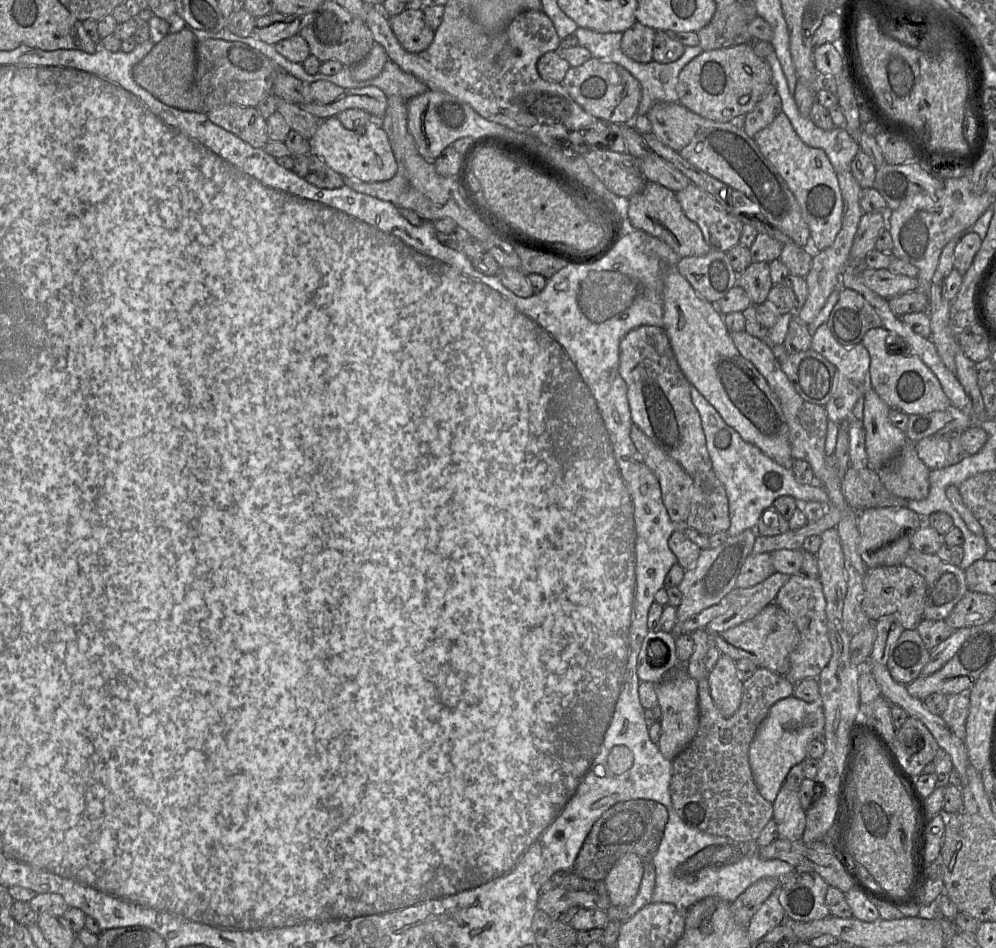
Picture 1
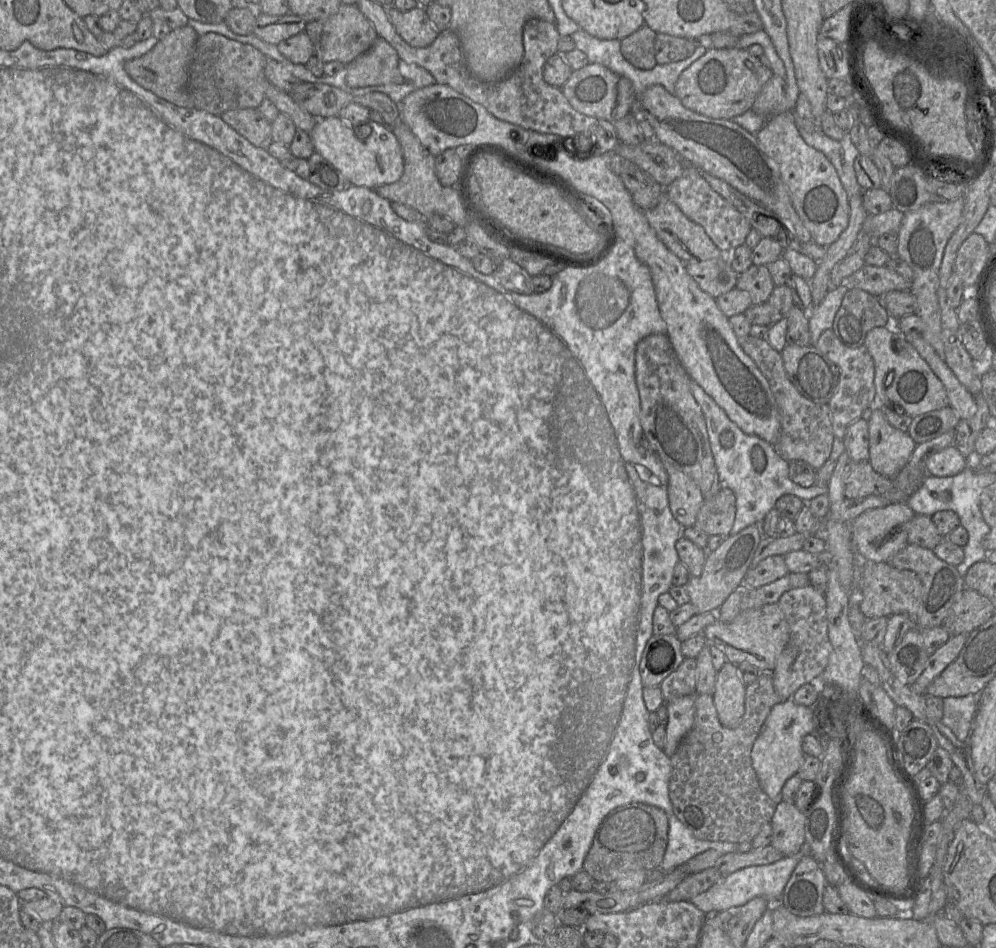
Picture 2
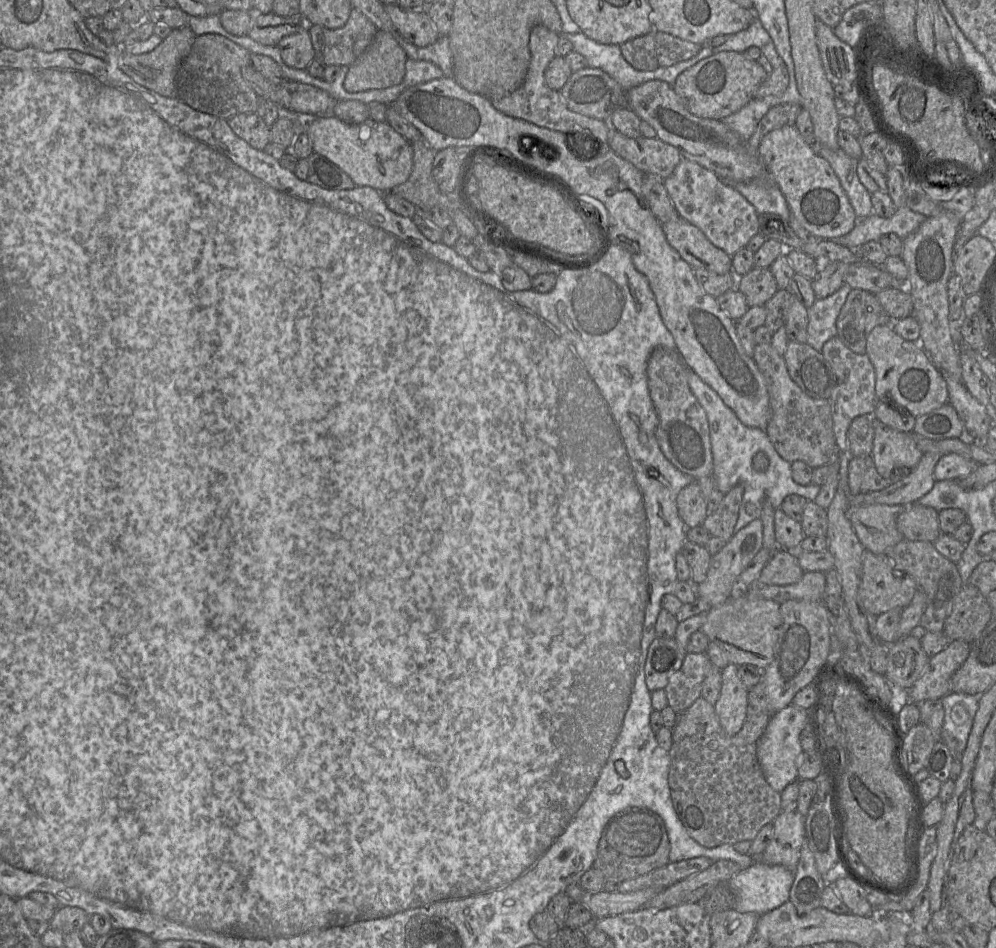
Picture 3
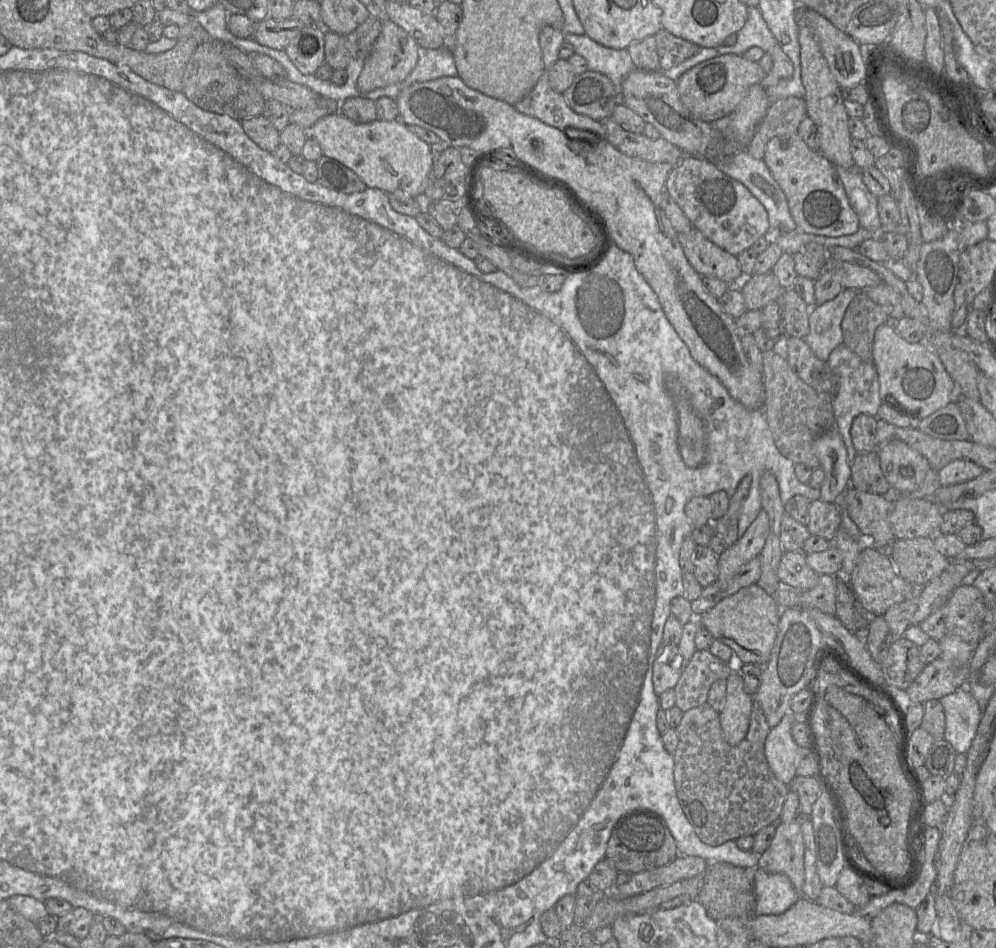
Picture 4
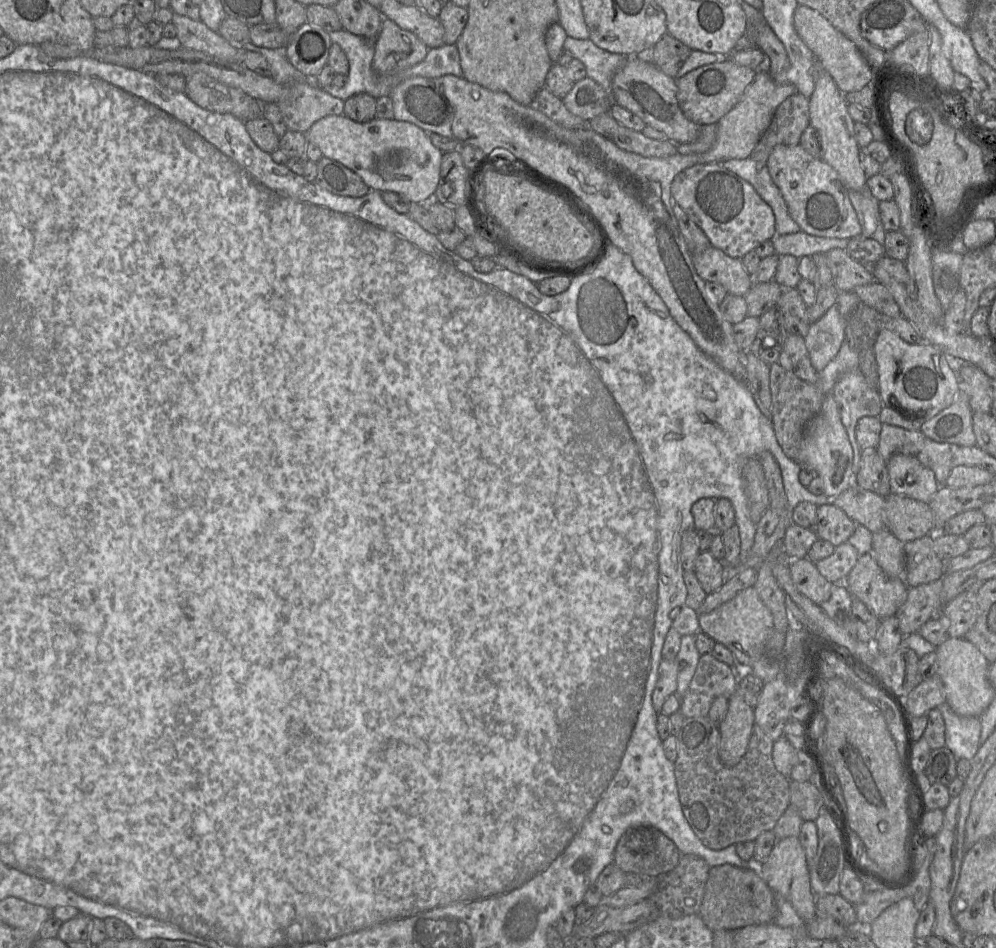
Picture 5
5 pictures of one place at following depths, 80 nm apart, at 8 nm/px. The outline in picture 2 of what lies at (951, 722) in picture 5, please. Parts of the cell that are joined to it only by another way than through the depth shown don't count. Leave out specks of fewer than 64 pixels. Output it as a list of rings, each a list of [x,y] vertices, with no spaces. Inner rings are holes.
[[[978,695],[943,698],[941,722],[947,726],[960,741],[967,740],[972,732],[972,720],[978,709]]]

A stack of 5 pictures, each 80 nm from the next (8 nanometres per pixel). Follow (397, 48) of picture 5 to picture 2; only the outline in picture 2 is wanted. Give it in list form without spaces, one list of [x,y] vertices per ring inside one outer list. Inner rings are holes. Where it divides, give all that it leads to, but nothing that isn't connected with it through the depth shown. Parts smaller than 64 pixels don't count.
[[[378,37],[367,52],[346,66],[346,83],[351,88],[401,84],[399,61],[396,50]]]

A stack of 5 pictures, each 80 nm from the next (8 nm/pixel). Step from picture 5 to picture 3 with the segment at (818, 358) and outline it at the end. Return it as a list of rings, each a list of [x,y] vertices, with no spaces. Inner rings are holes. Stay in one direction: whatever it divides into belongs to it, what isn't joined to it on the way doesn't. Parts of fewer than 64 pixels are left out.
[[[844,283],[838,291],[826,298],[816,299],[815,303],[807,309],[806,344],[817,351],[822,351],[823,345],[837,336],[837,317],[851,290],[852,288]]]

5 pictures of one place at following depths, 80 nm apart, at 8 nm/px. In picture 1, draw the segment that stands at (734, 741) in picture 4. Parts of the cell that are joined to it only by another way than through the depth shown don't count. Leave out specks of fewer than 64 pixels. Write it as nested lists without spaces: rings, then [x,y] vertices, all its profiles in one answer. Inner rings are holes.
[[[722,654],[707,675],[712,700],[722,716],[736,713],[742,698],[743,681],[739,678],[735,661]]]

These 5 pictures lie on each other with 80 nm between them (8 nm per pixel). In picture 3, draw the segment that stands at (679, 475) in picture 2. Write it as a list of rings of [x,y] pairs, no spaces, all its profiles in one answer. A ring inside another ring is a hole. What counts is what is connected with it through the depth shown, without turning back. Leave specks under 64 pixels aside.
[[[696,481],[684,487],[677,496],[677,508],[687,527],[702,525],[709,514],[707,502]]]

